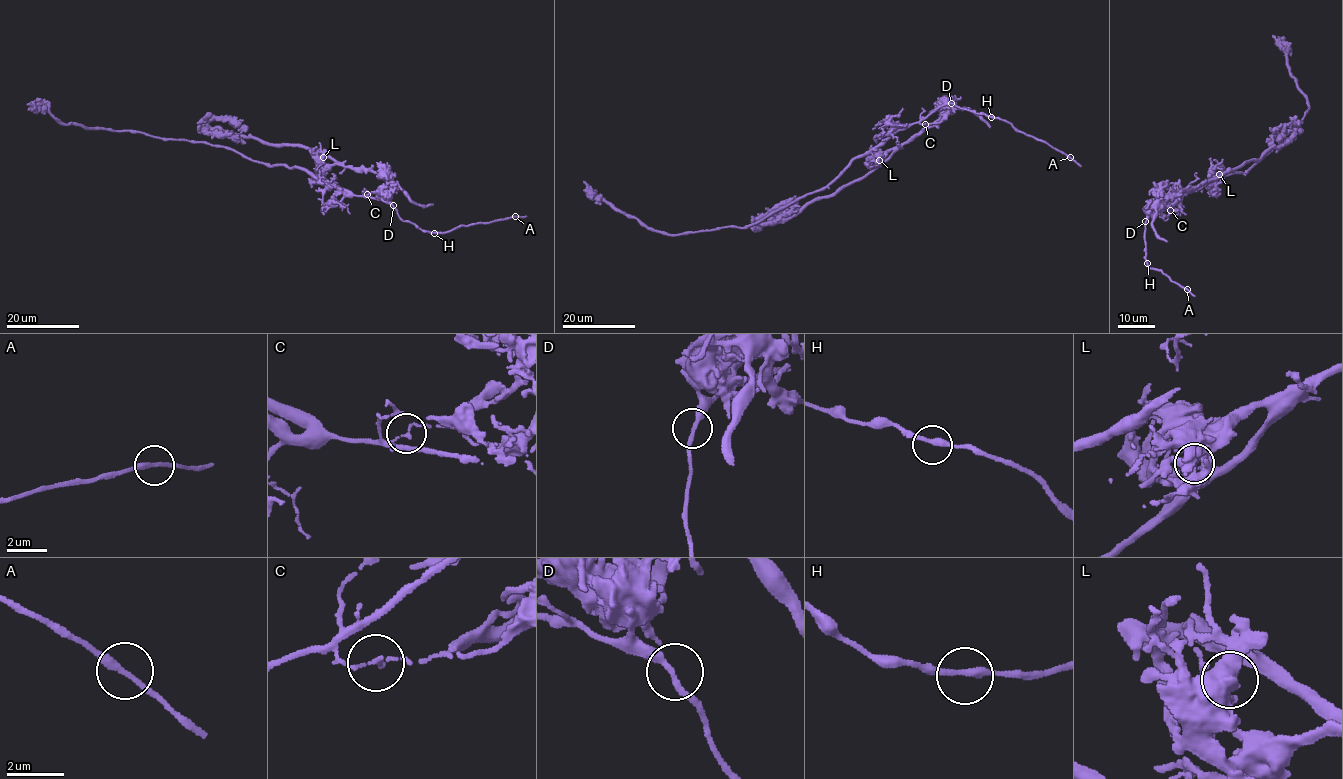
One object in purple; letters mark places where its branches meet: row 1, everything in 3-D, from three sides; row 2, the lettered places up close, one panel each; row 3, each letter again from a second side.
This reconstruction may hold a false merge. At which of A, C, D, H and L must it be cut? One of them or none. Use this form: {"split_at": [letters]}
{"split_at": ["C"]}

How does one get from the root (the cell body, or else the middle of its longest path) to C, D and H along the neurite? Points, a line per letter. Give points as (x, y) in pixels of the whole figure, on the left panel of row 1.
C: (327, 180), (355, 195), (368, 194)
D: (327, 180), (355, 195), (381, 199), (393, 205)
H: (327, 180), (355, 195), (390, 203), (403, 220), (434, 233)

